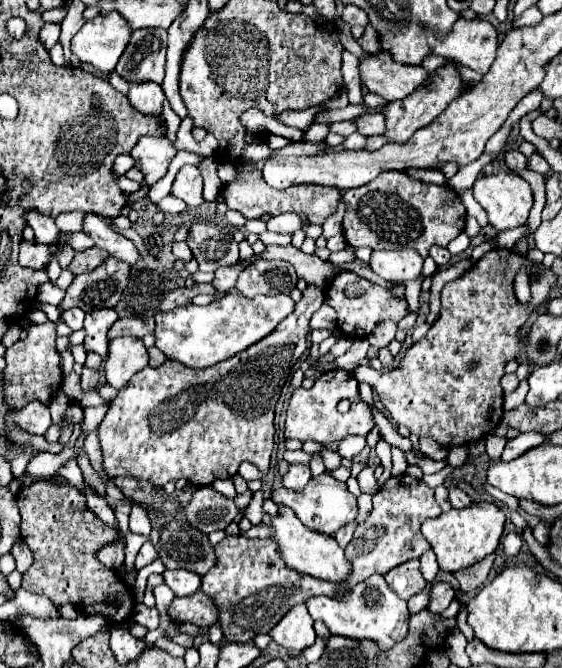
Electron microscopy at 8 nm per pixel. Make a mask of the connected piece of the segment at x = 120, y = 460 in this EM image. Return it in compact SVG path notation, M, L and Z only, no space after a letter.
M309 284L303 290L303 298L295 304L293 314L289 314L273 334L269 334L259 344L243 350L231 360L223 360L205 370L193 370L181 362L167 360L159 368L145 366L125 388L119 390L117 398L99 424L99 444L103 452L103 470L109 478L115 476L137 476L149 480L163 488L169 480L185 478L193 486L209 486L219 478L233 478L241 462L255 464L263 474L269 470L269 458L273 450L273 412L279 400L281 388L291 374L293 364L307 350L307 332L313 312L323 304L323 288Z

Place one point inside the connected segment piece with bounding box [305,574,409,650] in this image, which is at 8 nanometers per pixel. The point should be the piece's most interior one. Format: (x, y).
(371, 611)

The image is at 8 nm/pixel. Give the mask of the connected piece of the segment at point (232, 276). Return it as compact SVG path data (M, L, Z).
M251 258L251 260L239 260L237 264L233 264L233 266L229 266L229 268L219 268L219 270L215 272L215 278L213 278L213 286L217 288L217 292L219 292L219 294L227 294L229 290L233 290L235 282L237 282L237 276L239 276L251 262L253 262L253 258Z

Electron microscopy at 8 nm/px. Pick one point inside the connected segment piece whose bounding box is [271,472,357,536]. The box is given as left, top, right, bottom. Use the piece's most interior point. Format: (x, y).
(325, 505)

